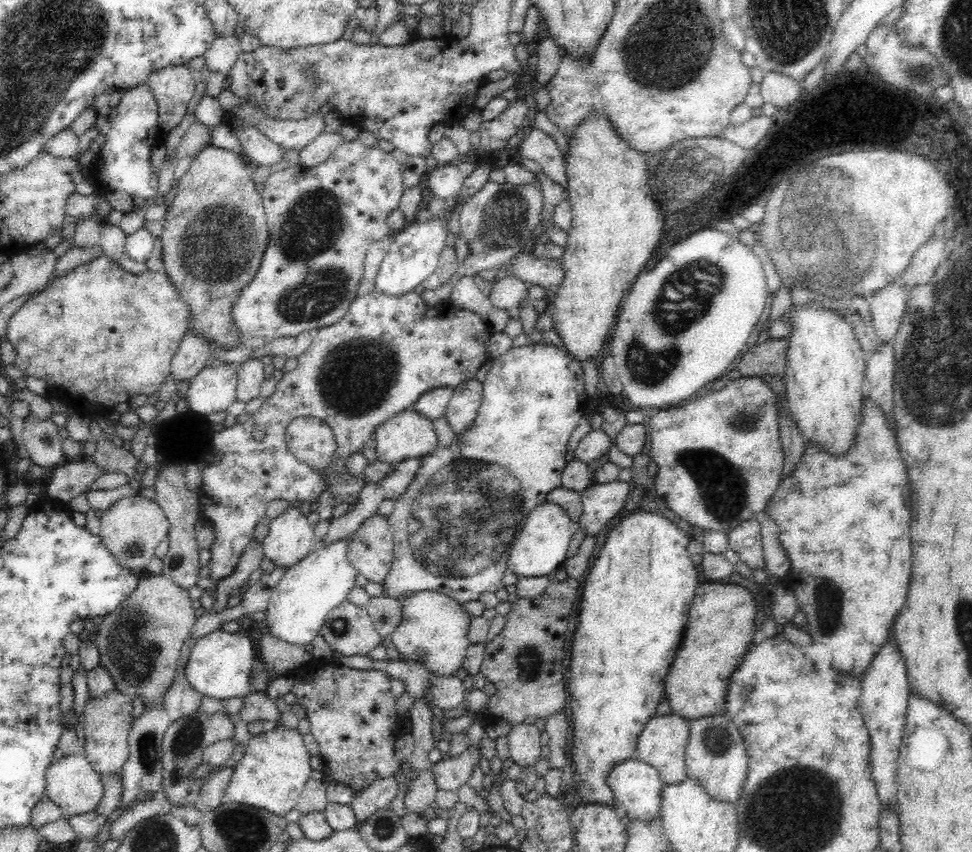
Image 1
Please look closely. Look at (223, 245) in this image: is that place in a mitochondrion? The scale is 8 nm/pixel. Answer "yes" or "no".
yes

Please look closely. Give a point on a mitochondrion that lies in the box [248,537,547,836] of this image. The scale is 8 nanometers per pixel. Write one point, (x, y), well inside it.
(339, 627)

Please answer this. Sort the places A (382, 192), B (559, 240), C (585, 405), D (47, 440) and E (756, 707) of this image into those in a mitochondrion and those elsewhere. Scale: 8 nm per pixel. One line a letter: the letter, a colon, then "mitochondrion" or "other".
A: other
B: other
C: other
D: mitochondrion
E: other

